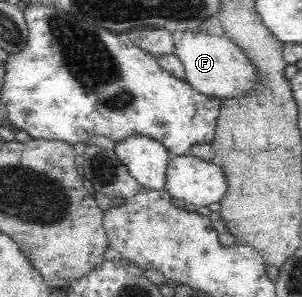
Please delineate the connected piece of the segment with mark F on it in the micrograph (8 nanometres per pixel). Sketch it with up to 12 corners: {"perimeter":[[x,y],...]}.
{"perimeter":[[175,33],[184,80],[220,100],[244,95],[256,69],[225,35]]}

